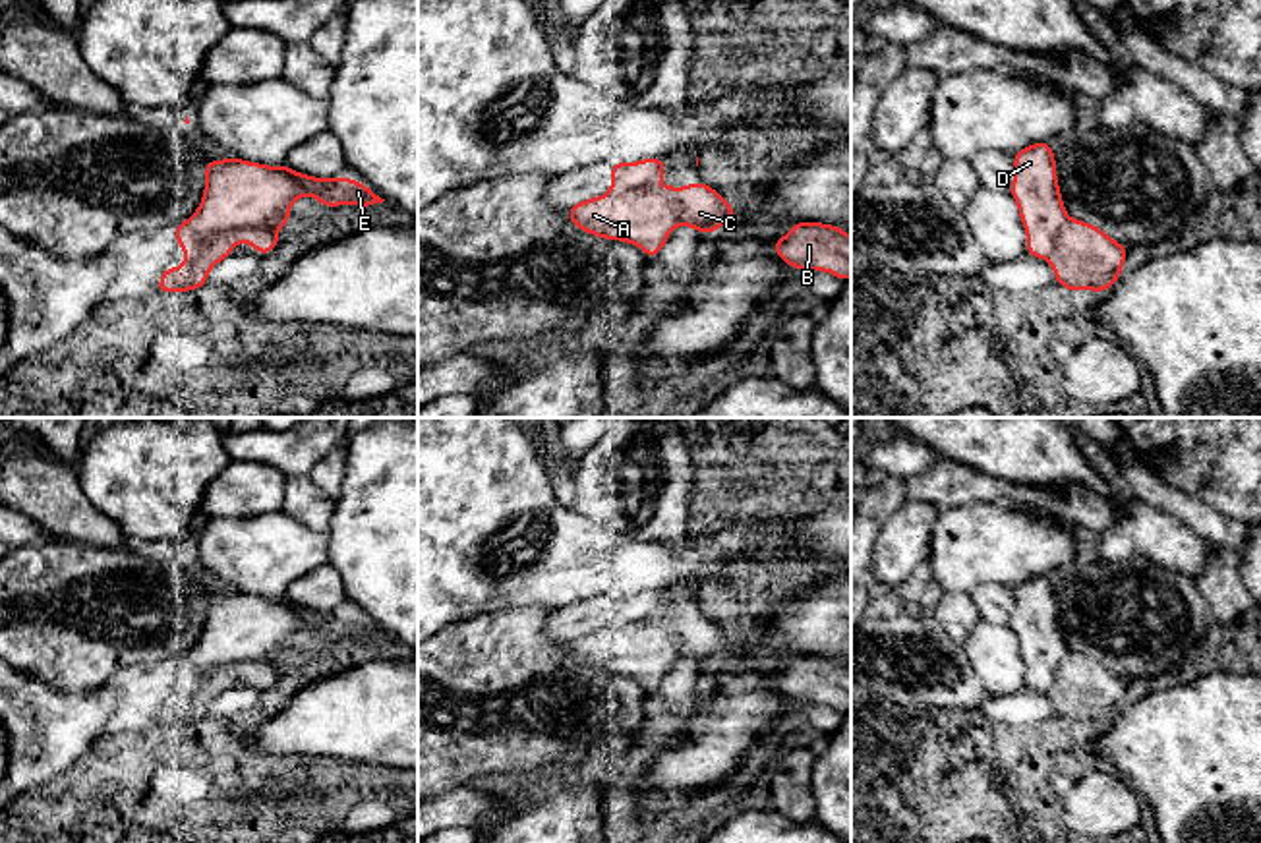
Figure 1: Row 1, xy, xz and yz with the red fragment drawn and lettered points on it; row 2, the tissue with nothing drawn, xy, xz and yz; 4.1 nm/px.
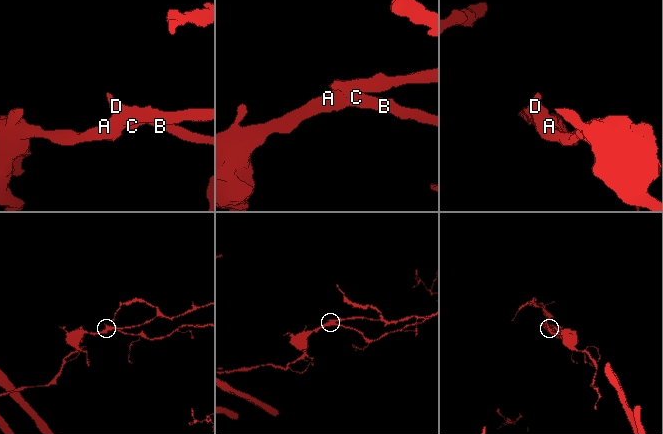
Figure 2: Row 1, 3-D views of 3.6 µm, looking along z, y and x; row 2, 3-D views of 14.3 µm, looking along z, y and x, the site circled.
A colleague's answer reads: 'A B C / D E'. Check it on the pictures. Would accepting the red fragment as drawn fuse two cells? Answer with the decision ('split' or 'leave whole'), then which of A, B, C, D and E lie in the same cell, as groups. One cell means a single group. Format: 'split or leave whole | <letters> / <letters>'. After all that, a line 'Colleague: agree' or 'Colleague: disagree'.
split | A B C / D E
Colleague: agree

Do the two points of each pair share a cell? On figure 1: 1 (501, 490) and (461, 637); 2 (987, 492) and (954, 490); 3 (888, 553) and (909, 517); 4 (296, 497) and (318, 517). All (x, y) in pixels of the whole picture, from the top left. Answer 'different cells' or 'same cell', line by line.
1: different cells
2: same cell
3: same cell
4: same cell

